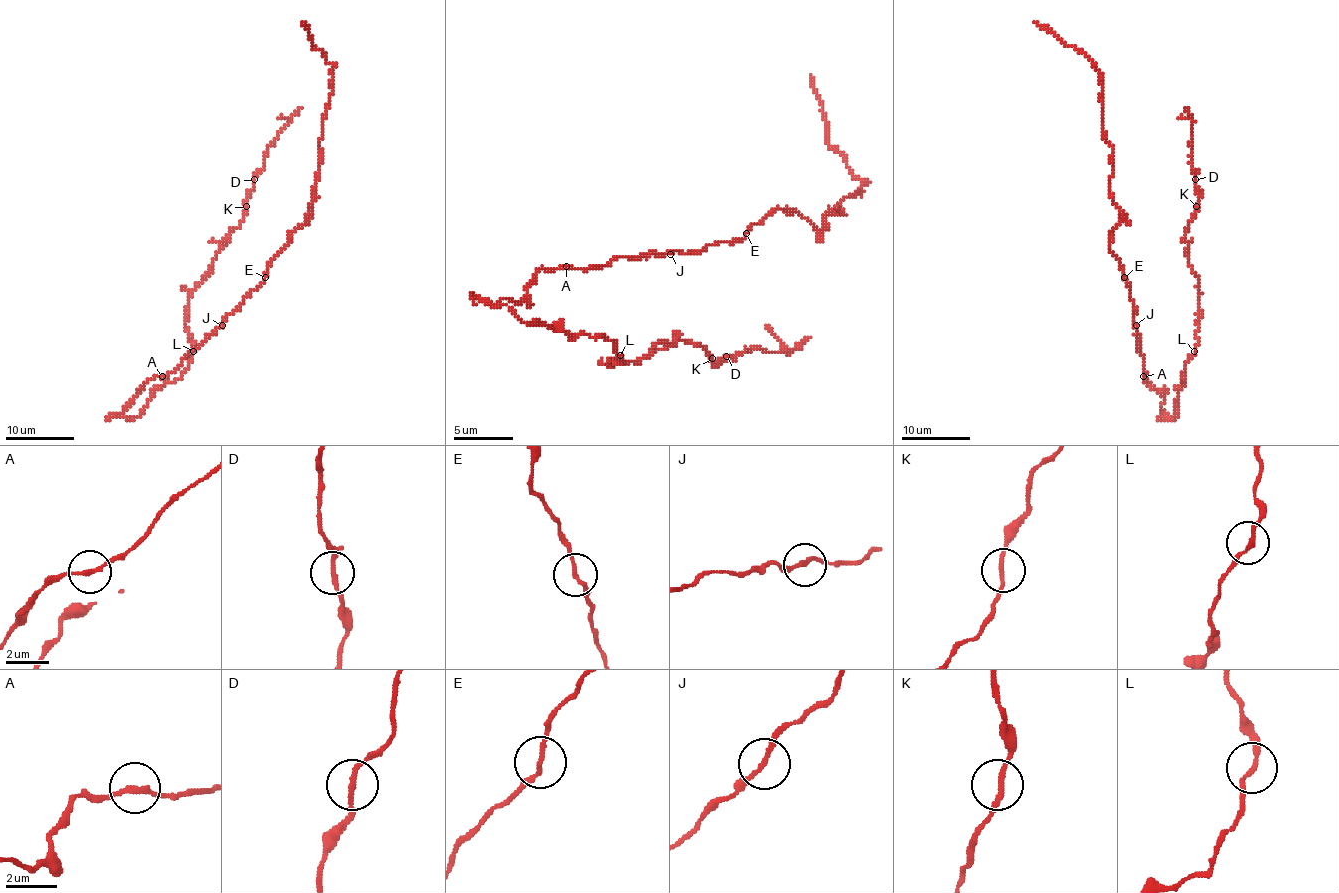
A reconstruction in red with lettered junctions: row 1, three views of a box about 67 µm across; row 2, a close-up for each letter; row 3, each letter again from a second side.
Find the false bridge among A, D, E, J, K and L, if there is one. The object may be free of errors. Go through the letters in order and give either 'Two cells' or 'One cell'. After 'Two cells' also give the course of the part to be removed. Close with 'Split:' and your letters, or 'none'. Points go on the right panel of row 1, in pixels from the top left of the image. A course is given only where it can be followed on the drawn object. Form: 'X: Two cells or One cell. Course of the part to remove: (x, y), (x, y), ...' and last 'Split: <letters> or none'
A: One cell
D: One cell
E: One cell
J: One cell
K: One cell
L: One cell
Split: none

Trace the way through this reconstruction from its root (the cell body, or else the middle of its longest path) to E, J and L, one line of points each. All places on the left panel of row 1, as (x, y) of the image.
E: (164, 376), (236, 311), (265, 277)
J: (164, 376), (222, 325)
L: (164, 376), (153, 376), (136, 394), (124, 411), (126, 418), (136, 418), (157, 390), (182, 376), (193, 351)

